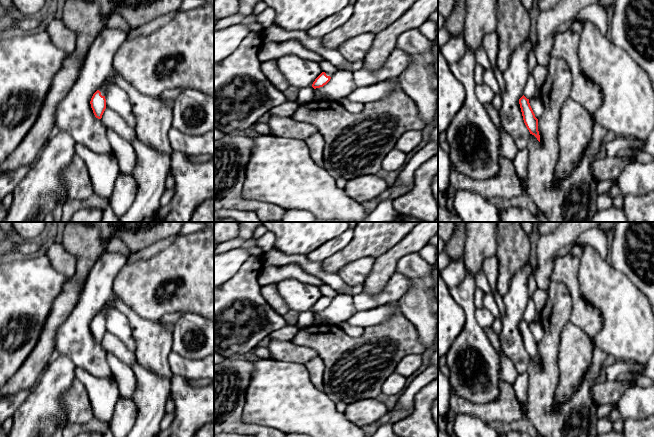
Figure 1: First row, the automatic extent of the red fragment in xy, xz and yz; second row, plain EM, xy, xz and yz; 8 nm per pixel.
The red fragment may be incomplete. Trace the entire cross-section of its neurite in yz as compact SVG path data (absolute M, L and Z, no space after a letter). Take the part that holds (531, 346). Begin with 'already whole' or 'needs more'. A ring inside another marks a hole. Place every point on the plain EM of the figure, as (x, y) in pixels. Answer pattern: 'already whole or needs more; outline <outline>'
already whole; outline M524 319L519 323L519 328L523 340L524 347L529 354L530 358L534 359L540 366L540 359L538 355L538 343L530 330L529 323Z

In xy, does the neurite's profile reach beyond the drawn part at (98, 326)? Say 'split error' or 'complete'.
split error

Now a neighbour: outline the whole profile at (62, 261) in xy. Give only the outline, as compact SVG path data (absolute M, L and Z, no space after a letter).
M48 241L45 245L44 253L50 259L56 271L69 278L74 276L76 272L76 259L65 250L62 243Z

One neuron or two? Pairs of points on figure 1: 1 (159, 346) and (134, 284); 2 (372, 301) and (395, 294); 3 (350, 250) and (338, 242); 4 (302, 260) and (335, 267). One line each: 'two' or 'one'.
1: two
2: one
3: two
4: two

